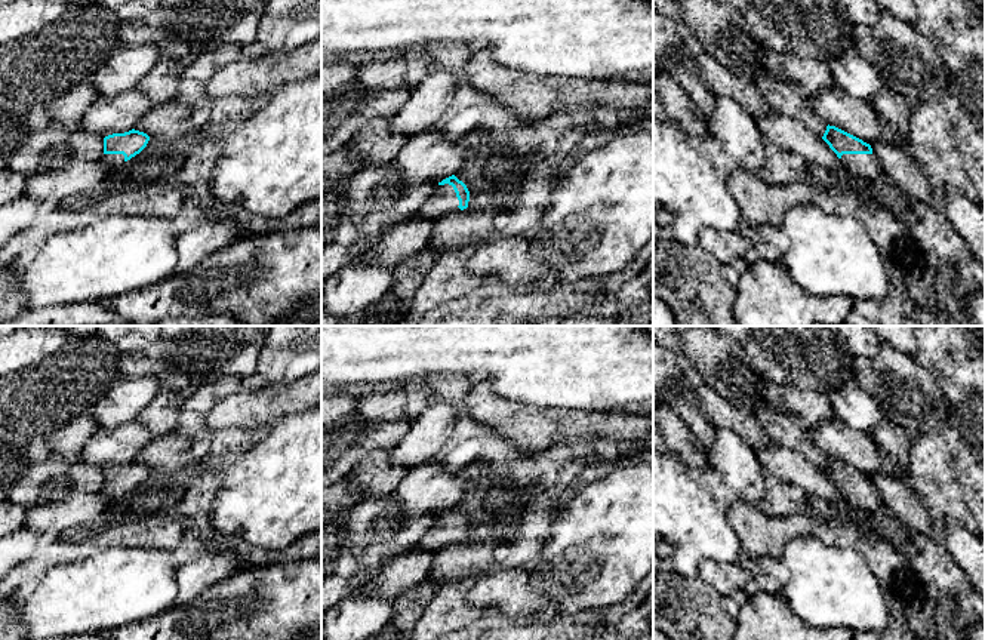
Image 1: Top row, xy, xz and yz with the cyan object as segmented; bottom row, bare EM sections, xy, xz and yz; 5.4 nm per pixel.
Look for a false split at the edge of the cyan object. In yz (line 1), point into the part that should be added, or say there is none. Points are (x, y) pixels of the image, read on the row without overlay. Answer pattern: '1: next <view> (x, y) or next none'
1: next yz (865, 497)

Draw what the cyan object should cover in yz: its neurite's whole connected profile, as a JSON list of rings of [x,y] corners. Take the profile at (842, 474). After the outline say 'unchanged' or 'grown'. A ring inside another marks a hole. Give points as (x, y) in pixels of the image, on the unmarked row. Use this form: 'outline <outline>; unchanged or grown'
outline [[[827,458],[822,471],[837,486],[840,493],[864,510],[875,511],[884,507],[881,493],[869,476],[835,459]]]; grown

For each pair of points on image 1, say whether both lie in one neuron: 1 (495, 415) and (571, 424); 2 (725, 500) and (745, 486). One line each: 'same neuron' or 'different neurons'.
1: same neuron
2: different neurons

